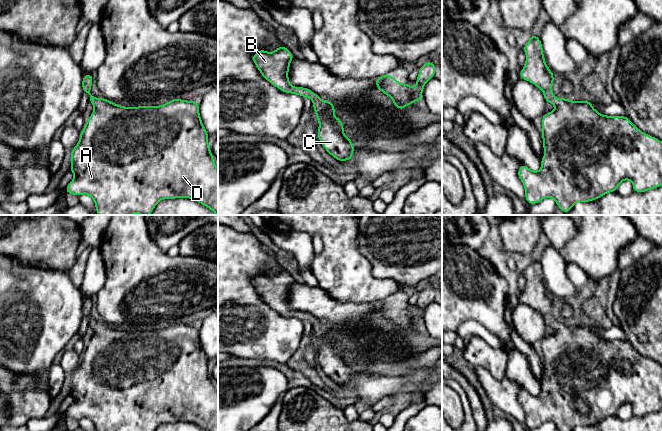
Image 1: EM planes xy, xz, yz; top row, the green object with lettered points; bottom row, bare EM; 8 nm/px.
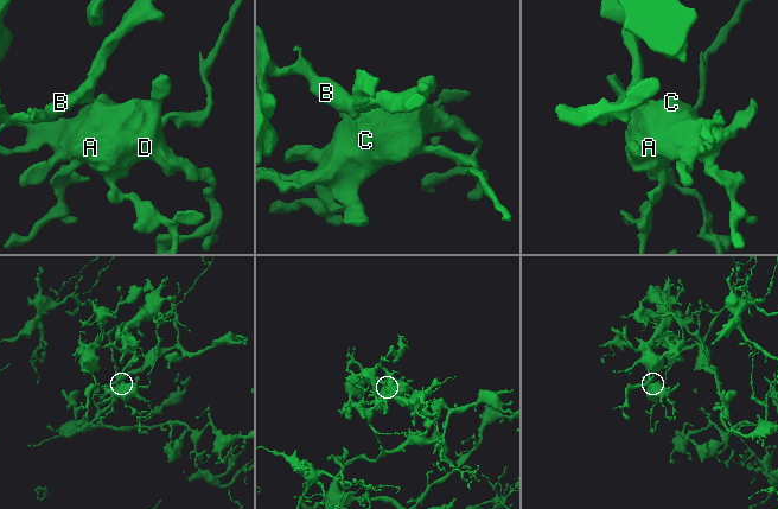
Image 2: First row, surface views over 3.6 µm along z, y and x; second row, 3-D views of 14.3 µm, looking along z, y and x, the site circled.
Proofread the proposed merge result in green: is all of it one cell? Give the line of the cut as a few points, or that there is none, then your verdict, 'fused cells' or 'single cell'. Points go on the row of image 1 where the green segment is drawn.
no cut | single cell

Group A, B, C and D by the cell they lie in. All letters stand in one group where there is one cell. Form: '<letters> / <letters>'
A B C D

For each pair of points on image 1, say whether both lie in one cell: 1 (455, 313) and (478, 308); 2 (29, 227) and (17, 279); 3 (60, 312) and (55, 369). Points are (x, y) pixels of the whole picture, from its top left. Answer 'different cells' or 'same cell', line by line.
1: same cell
2: different cells
3: different cells

